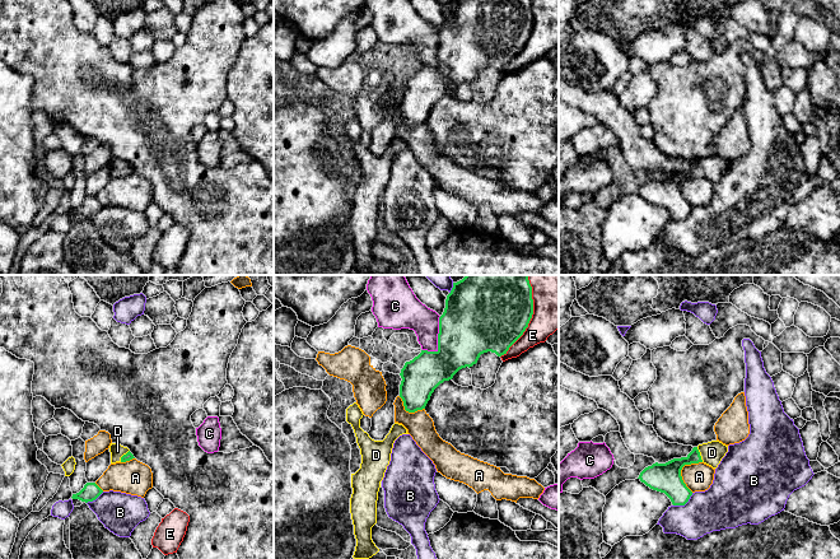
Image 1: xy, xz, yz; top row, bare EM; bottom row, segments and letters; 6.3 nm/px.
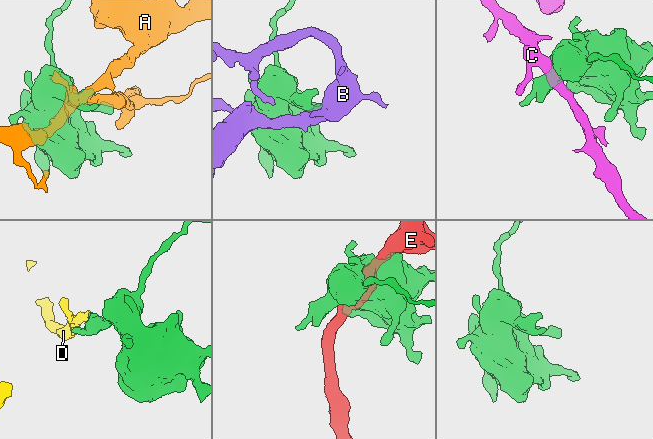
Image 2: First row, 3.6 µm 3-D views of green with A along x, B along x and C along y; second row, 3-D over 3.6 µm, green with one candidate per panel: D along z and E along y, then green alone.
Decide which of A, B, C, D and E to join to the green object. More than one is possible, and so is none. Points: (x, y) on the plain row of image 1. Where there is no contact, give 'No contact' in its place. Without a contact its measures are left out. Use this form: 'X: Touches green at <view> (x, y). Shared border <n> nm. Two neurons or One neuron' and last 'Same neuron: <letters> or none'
A: Touches green at yz (681, 183). Shared border 220 nm. Two neurons
B: Touches green at yz (684, 219). Shared border 150 nm. Two neurons
C: Touches green at xz (438, 55). Shared border 260 nm. Two neurons
D: Touches green at yz (699, 169). Shared border 100 nm. One neuron
E: Touches green at xz (530, 35). Shared border 500 nm. Two neurons
Same neuron: D

